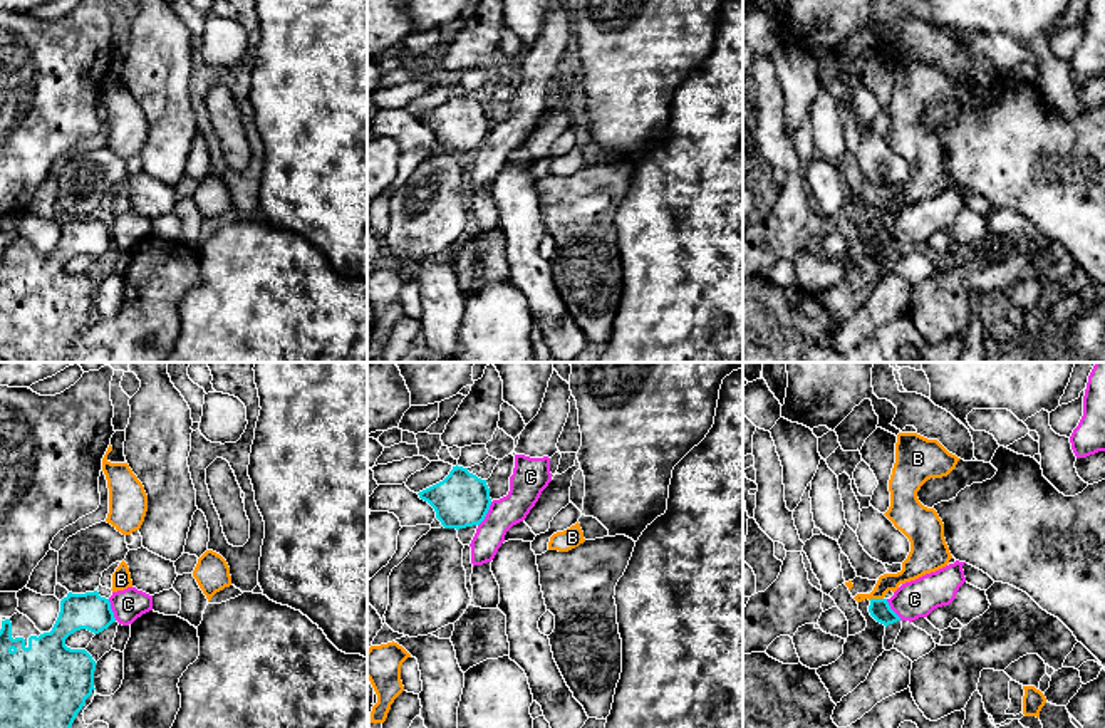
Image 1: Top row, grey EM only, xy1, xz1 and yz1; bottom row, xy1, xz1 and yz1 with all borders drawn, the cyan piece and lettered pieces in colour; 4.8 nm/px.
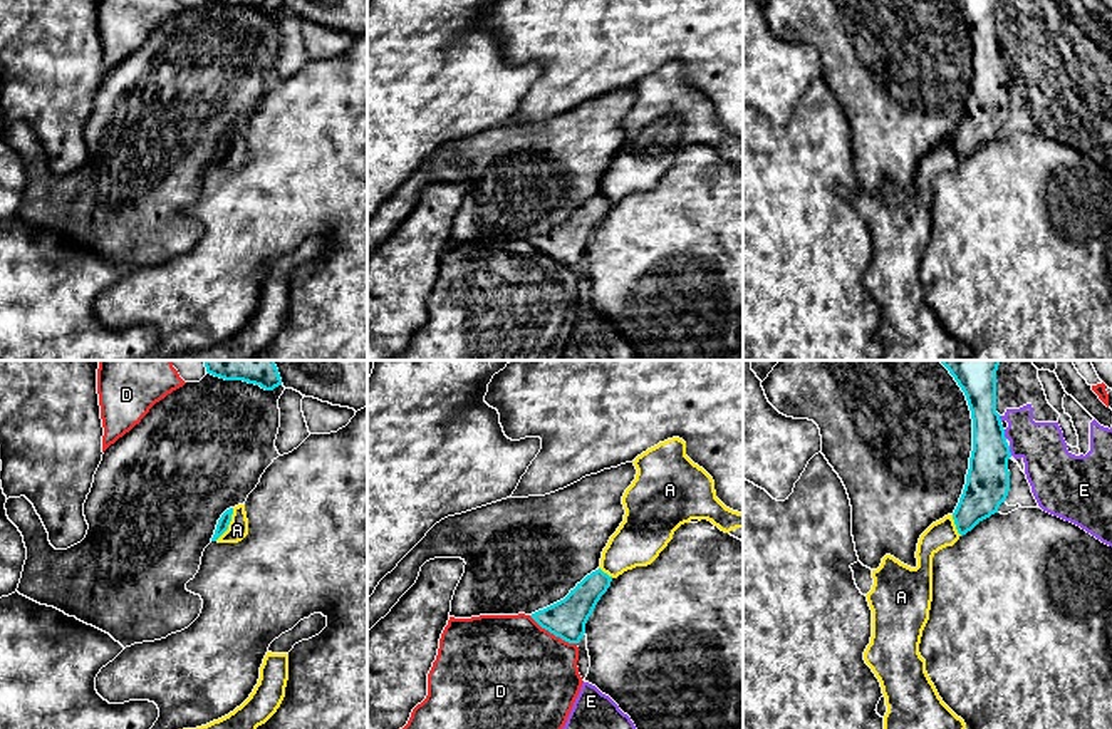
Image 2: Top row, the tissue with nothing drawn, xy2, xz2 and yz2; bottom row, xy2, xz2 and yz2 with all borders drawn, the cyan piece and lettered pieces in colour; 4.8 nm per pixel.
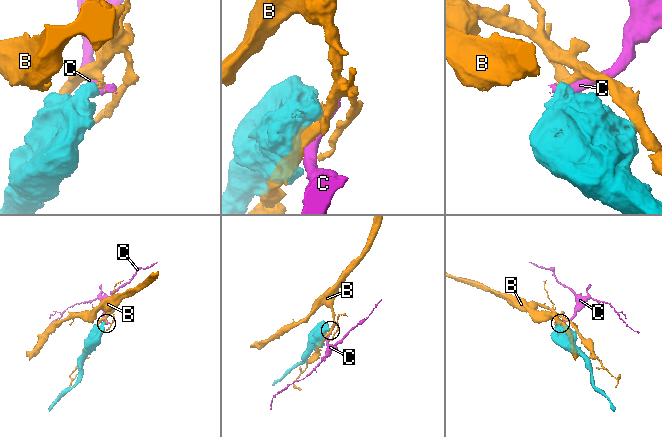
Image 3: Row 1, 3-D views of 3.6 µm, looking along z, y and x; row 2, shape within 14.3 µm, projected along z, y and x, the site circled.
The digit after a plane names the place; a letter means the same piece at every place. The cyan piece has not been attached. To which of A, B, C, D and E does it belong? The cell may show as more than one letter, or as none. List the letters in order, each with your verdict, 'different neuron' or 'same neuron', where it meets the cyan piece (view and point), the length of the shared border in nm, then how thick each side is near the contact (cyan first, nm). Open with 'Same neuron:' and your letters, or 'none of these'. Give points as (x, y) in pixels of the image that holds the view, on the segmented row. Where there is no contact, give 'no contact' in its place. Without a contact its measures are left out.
Same neuron: none of these
A: different neuron; contact xy2 (228, 523); length 180 nm; calibres 60 and 100 nm
B: different neuron; contact yz1 (876, 599); length 70 nm; calibres 100 and 120 nm
C: different neuron; contact xz1 (487, 512); length 140 nm; calibres 260 and 160 nm
D: different neuron; contact xz2 (552, 632); length 280 nm; calibres 190 and 480 nm
E: different neuron; contact yz2 (1003, 434); length 50 nm; calibres 200 and 220 nm

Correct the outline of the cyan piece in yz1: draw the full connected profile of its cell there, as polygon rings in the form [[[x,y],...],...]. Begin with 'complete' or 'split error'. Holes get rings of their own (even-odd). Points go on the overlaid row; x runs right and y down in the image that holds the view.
complete | [[[870,599],[869,612],[877,622],[884,624],[885,627],[900,621],[900,617],[890,609],[887,599]]]

